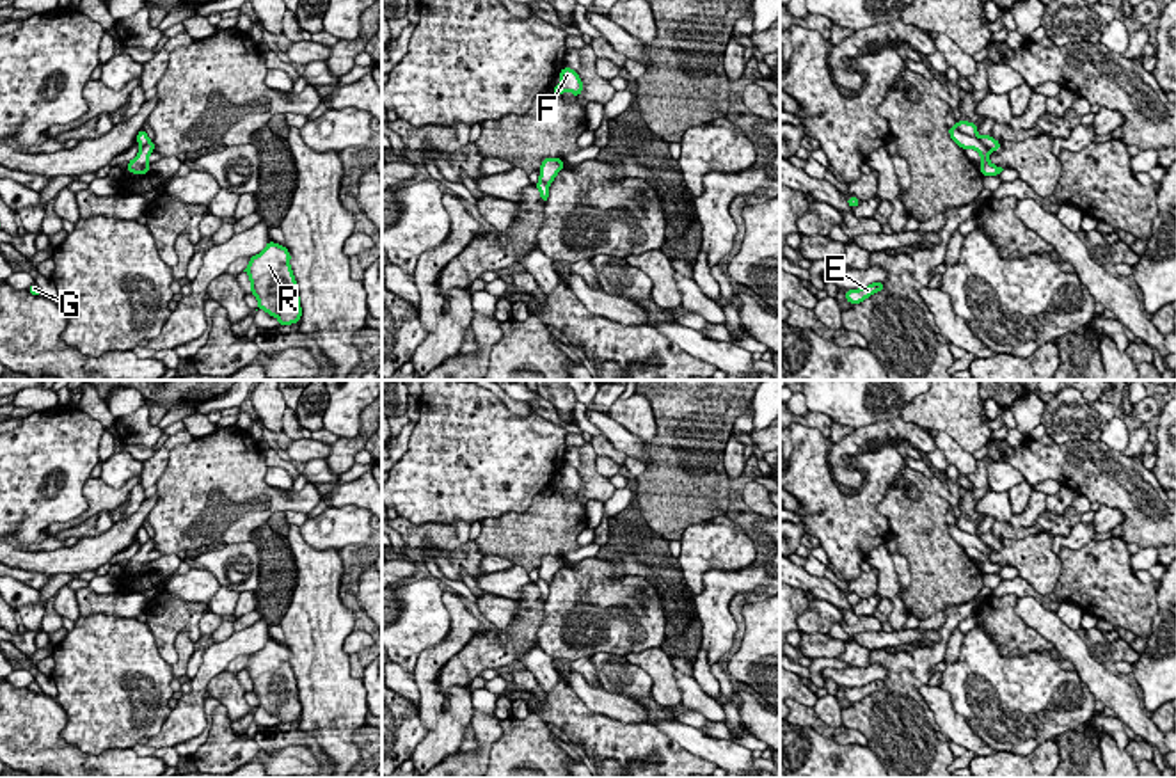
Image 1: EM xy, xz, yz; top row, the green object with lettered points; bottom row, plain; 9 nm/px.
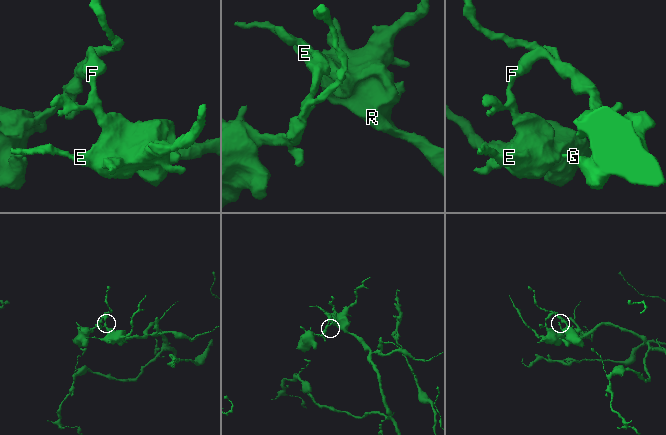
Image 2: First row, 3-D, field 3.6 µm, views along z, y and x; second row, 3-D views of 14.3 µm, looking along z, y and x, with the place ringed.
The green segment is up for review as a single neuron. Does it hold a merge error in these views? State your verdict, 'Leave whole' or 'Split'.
Split

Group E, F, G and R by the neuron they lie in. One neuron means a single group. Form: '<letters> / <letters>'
E F R / G

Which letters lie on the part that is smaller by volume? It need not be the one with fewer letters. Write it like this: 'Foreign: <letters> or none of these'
Foreign: G

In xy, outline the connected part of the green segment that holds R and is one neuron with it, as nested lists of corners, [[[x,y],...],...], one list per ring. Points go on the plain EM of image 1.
[[[268,639],[250,655],[243,670],[250,677],[250,691],[258,696],[258,707],[279,718],[279,723],[300,719],[302,705],[297,679],[290,664],[291,652],[286,645]]]

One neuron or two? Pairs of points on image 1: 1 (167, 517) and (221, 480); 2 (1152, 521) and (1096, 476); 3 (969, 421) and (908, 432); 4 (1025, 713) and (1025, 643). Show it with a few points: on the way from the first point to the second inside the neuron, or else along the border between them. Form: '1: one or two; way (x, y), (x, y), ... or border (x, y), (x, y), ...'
1: one; way (180, 517), (208, 489)
2: one; way (1137, 508), (1111, 482)
3: two; border (901, 416), (926, 430)
4: two; border (988, 635), (1002, 654), (1048, 652), (1064, 670)

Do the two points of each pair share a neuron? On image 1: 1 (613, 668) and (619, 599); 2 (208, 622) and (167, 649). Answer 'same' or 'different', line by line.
1: different
2: different

